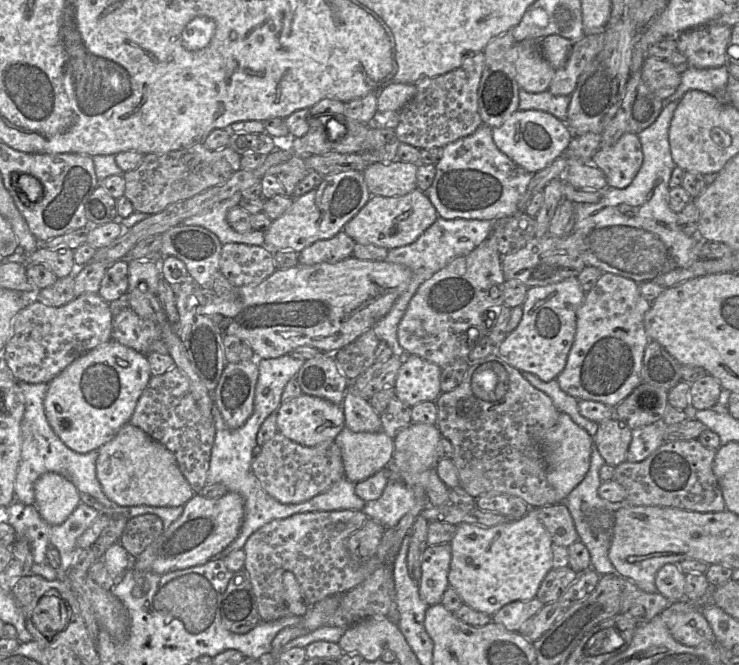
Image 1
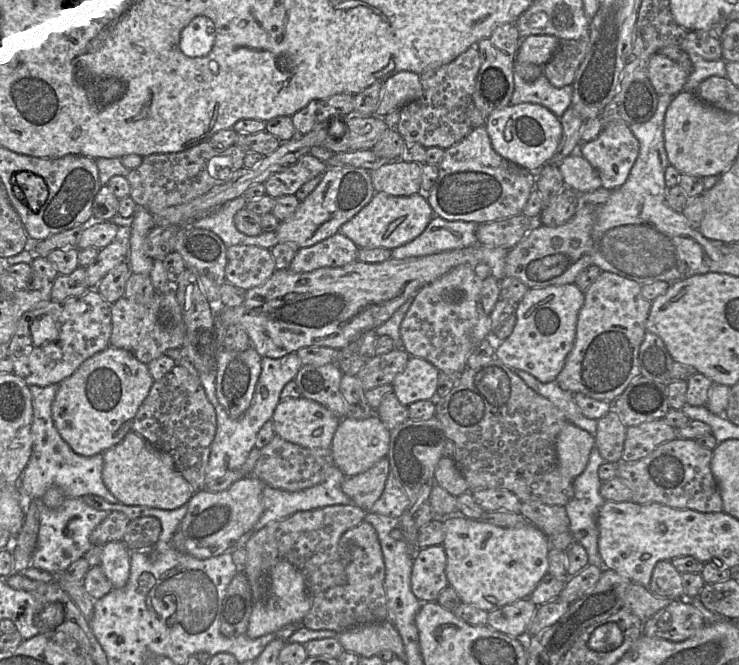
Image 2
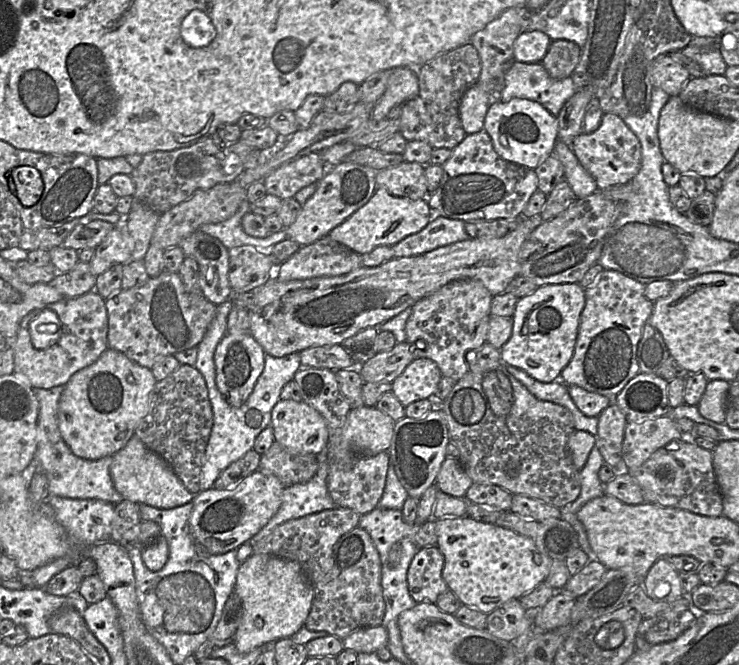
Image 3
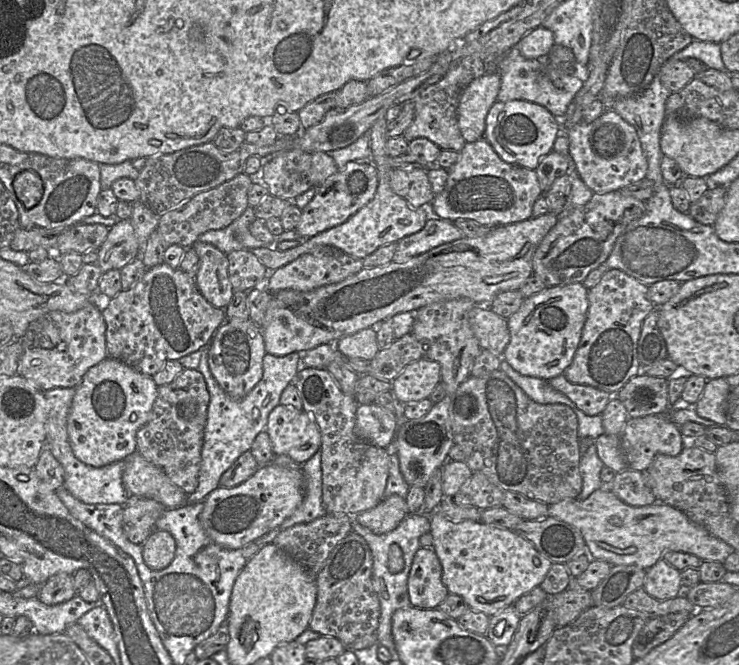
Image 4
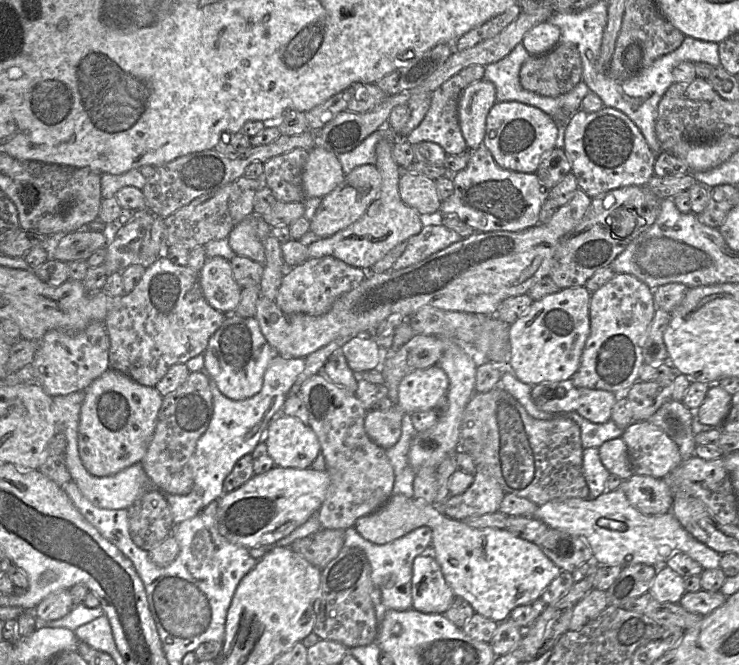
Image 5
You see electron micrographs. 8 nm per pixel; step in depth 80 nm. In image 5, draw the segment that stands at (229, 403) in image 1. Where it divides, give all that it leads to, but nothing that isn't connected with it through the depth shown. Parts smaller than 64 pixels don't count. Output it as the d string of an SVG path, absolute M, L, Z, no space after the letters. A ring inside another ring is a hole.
M226 314L222 325L210 337L204 352L204 370L220 392L232 400L242 400L257 394L263 385L264 373L274 350L263 335L255 317L243 318Z

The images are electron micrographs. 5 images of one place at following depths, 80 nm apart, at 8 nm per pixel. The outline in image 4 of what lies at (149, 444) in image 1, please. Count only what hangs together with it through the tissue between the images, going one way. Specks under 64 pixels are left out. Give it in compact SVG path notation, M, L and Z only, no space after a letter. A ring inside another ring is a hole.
M138 451L125 460L123 485L130 496L152 498L167 509L187 503L188 494L175 485L165 472L147 461Z

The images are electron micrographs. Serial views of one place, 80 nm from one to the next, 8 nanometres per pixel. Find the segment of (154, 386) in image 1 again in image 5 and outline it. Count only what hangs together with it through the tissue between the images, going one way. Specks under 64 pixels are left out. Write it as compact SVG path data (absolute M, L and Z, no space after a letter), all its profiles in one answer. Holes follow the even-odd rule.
M205 371L190 372L186 381L165 395L158 413L155 429L141 460L148 477L164 494L185 495L194 486L189 460L197 440L207 430L213 414L209 376Z

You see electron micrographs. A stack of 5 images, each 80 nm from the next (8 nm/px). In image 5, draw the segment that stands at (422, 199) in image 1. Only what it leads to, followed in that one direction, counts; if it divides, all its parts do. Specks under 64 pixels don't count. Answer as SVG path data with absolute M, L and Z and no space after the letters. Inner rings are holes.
M384 138L376 145L375 166L382 177L382 185L377 199L368 207L365 214L347 228L326 238L319 238L308 246L308 259L333 256L346 264L370 270L390 250L421 232L424 224L420 215L407 206L399 193L399 180L402 173L392 155L392 138ZM253 214L242 220L231 230L227 239L236 255L245 256L264 265L266 255L262 240L257 234L258 217Z

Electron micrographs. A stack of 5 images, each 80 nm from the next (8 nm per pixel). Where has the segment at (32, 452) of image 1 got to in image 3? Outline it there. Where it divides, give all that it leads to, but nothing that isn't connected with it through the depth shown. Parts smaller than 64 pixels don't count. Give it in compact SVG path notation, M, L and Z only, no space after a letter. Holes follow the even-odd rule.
M56 386L50 389L33 388L39 402L37 450L33 467L46 474L50 497L60 496L71 499L101 500L118 504L124 498L115 489L110 475L112 457L107 456L98 460L80 458L71 451L63 440L58 426L58 403L63 389L63 386Z

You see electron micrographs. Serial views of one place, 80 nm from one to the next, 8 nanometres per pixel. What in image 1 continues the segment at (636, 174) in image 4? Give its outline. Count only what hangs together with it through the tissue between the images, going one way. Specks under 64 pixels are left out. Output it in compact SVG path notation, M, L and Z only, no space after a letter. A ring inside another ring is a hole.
M625 133L609 147L600 147L592 156L591 163L605 175L607 187L627 187L643 161L641 143L637 134Z

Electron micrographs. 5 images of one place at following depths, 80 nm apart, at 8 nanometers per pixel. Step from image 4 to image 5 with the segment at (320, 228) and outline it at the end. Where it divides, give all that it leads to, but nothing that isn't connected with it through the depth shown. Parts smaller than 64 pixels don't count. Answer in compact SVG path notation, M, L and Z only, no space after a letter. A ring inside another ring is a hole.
M362 165L353 169L329 194L324 196L314 217L310 221L310 231L319 238L326 238L347 228L360 219L368 207L377 199L382 185L382 177L375 165Z

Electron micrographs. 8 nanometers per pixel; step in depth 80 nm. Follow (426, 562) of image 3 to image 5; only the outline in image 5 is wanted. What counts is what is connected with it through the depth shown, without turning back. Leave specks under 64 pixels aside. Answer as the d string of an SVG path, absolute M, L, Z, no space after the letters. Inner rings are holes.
M430 552L417 556L413 562L412 607L423 613L444 614L455 599L455 595L447 585L439 564Z

